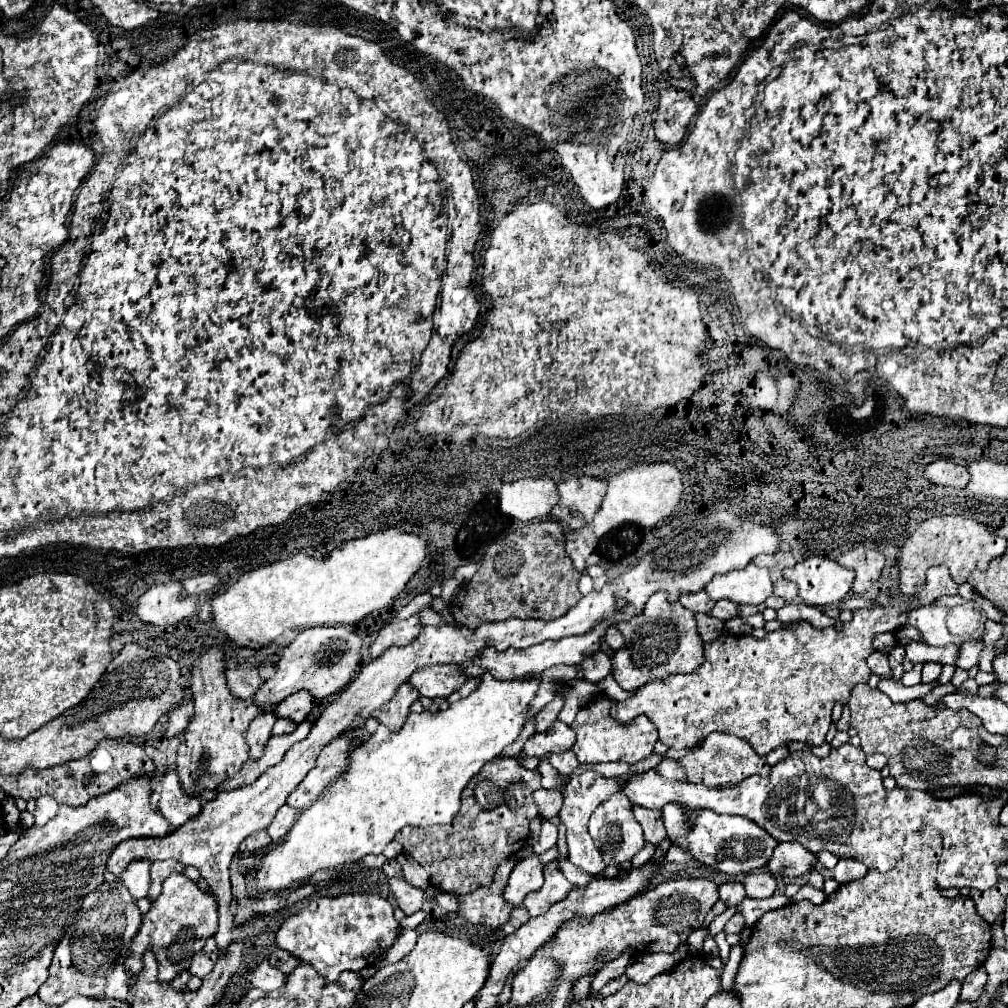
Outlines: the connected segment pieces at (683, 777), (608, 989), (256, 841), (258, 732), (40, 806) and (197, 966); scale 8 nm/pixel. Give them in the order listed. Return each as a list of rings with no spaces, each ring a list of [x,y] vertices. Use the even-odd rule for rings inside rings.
[[[664,759],[664,761],[656,767],[656,771],[658,771],[664,779],[668,779],[668,781],[680,781],[680,783],[686,783],[686,781],[688,781],[686,771],[678,765],[676,759]]]
[[[620,975],[620,977],[616,977],[616,979],[612,979],[612,981],[608,981],[604,987],[602,987],[602,991],[600,991],[600,995],[610,995],[610,993],[616,993],[622,985],[626,985],[626,981],[628,981],[628,977],[626,975]]]
[[[258,831],[254,835],[250,835],[240,849],[248,849],[248,851],[262,851],[262,849],[268,849],[272,845],[272,839],[266,831]]]
[[[262,711],[252,723],[250,723],[250,729],[246,733],[246,739],[248,739],[248,745],[250,745],[250,757],[258,757],[262,755],[262,745],[270,739],[272,735],[272,725],[274,725],[276,717],[272,711]]]
[[[40,797],[36,801],[36,811],[34,811],[34,819],[36,819],[36,827],[42,827],[46,825],[52,817],[56,815],[56,801],[52,797]]]
[[[208,939],[206,945],[202,947],[202,951],[198,951],[192,959],[192,965],[190,965],[190,973],[196,975],[196,977],[206,977],[214,965],[216,965],[216,959],[218,959],[218,947],[216,947],[216,941],[214,939]]]

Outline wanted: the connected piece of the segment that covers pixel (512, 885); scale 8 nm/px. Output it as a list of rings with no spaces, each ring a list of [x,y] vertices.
[[[532,853],[530,857],[522,859],[514,867],[510,881],[506,885],[504,897],[508,903],[512,903],[516,907],[524,901],[526,893],[540,889],[542,883],[544,883],[544,863],[540,861],[540,857],[536,853]]]

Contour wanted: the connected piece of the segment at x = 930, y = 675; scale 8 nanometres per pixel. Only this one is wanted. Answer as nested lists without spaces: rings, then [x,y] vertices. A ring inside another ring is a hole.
[[[926,663],[924,669],[922,669],[922,683],[932,683],[938,679],[942,671],[942,665],[940,663]]]

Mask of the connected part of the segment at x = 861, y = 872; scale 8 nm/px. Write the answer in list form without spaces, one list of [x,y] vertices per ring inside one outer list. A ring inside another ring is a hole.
[[[840,859],[838,861],[838,865],[834,867],[834,879],[838,881],[838,883],[850,883],[850,881],[858,881],[858,879],[862,879],[864,875],[868,873],[868,867],[866,865],[862,865],[862,861],[858,861],[858,859]]]

